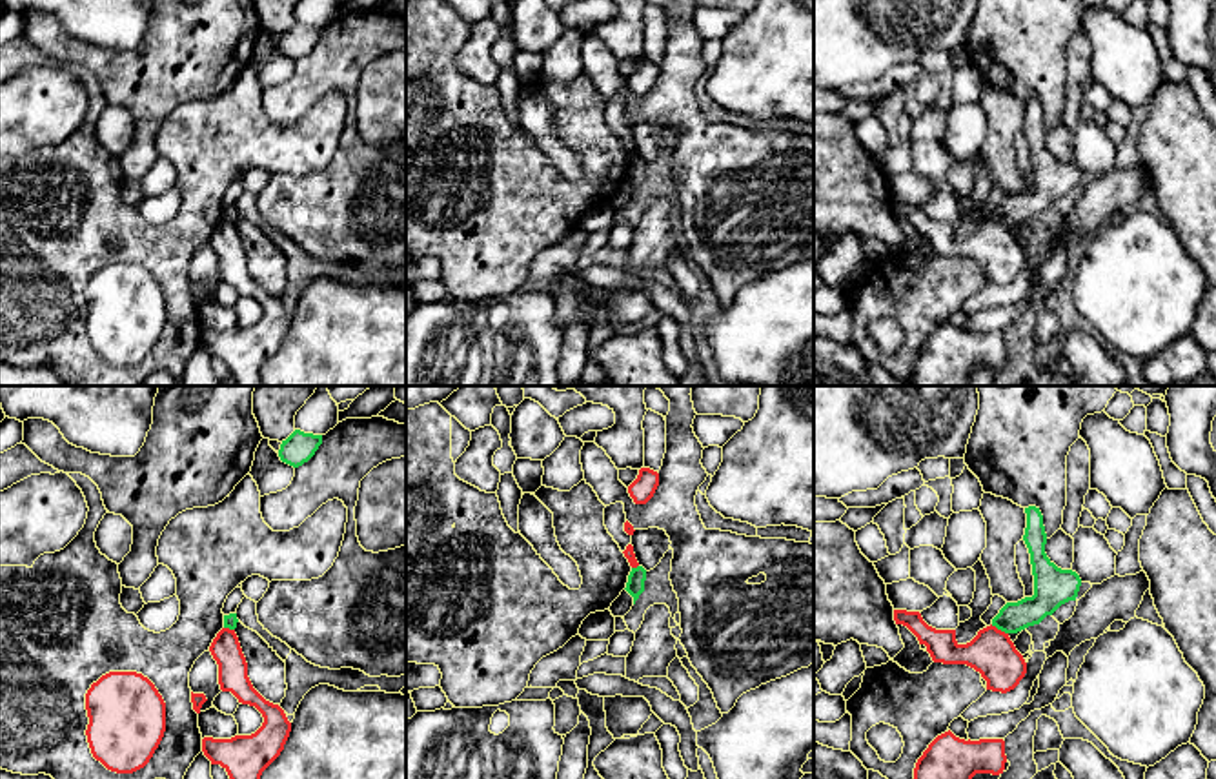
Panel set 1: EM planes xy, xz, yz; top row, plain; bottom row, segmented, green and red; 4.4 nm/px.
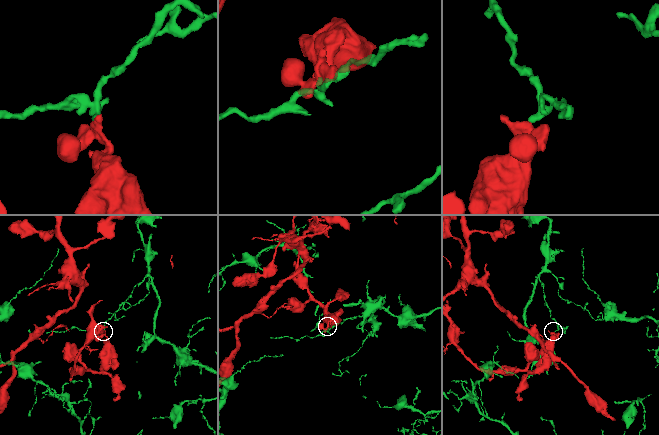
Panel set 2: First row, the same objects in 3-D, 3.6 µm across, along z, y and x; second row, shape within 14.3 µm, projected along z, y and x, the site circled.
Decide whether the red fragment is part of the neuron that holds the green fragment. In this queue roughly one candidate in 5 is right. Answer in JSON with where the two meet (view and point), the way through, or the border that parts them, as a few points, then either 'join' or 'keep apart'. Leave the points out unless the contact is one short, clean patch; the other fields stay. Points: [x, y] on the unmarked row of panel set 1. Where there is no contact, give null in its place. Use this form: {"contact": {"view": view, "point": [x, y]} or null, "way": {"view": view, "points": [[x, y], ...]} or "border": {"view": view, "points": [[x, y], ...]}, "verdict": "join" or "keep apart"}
{"contact": {"view": "yz", "point": [1000, 221]}, "border": {"view": "yz", "points": [[991, 217], [1007, 226]]}, "verdict": "keep apart"}

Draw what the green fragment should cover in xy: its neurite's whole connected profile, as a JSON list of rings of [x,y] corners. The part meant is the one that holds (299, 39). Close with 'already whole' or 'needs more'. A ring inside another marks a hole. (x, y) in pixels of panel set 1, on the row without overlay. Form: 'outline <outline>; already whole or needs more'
outline [[[295,22],[286,33],[282,33],[279,49],[282,55],[299,60],[315,47],[320,36],[322,27]]]; already whole

